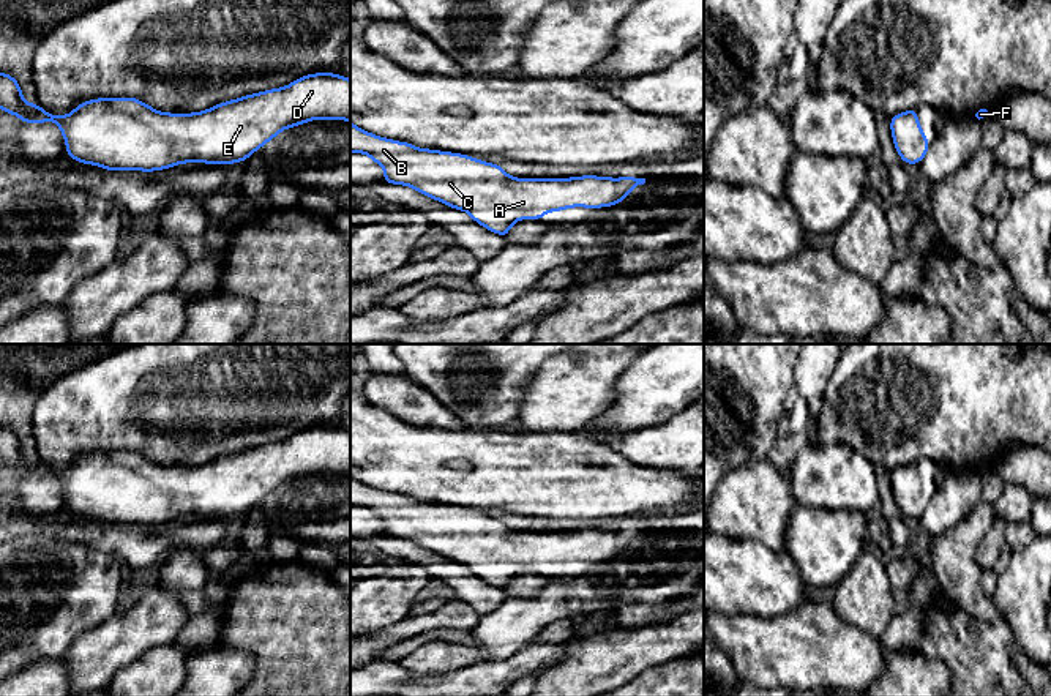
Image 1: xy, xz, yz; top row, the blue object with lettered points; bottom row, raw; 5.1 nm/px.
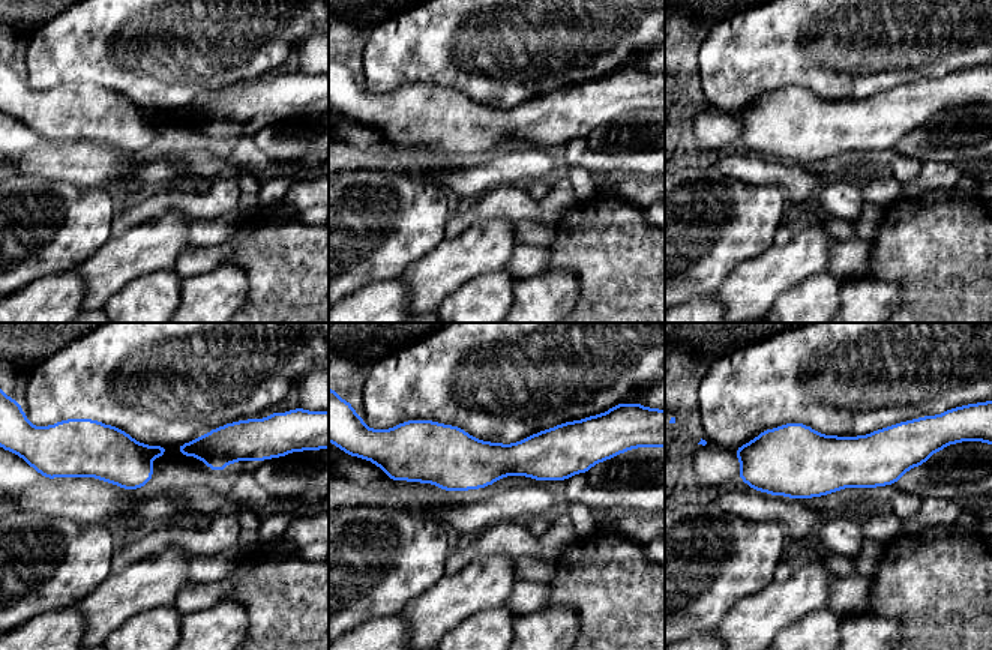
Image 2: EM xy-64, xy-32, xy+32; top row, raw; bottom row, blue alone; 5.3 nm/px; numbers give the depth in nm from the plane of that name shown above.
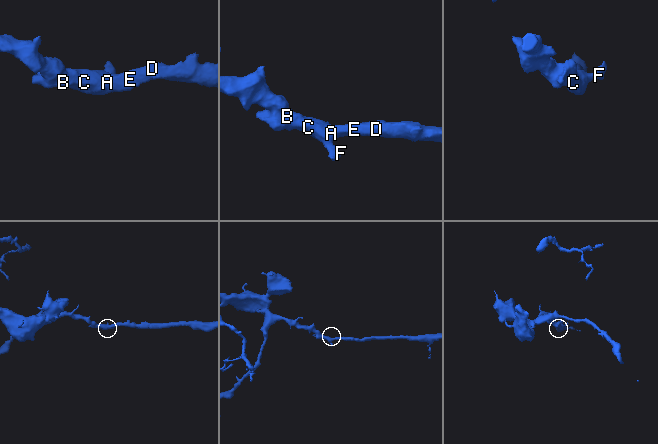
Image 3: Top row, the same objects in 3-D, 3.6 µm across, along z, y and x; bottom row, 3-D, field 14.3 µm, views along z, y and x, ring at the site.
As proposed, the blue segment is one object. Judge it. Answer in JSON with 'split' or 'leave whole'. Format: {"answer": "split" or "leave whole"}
{"answer": "leave whole"}

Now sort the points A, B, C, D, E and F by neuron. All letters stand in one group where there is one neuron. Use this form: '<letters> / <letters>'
A B C D E F

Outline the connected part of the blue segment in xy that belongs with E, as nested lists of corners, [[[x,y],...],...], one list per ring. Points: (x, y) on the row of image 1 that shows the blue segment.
[[[0,73],[0,109],[25,125],[54,122],[65,139],[66,155],[77,163],[104,170],[155,172],[186,163],[243,163],[287,128],[312,120],[350,122],[350,79],[335,73],[306,74],[286,87],[191,114],[161,112],[137,98],[125,96],[84,101],[68,115],[52,115],[35,101],[28,106],[19,82],[11,74]]]

